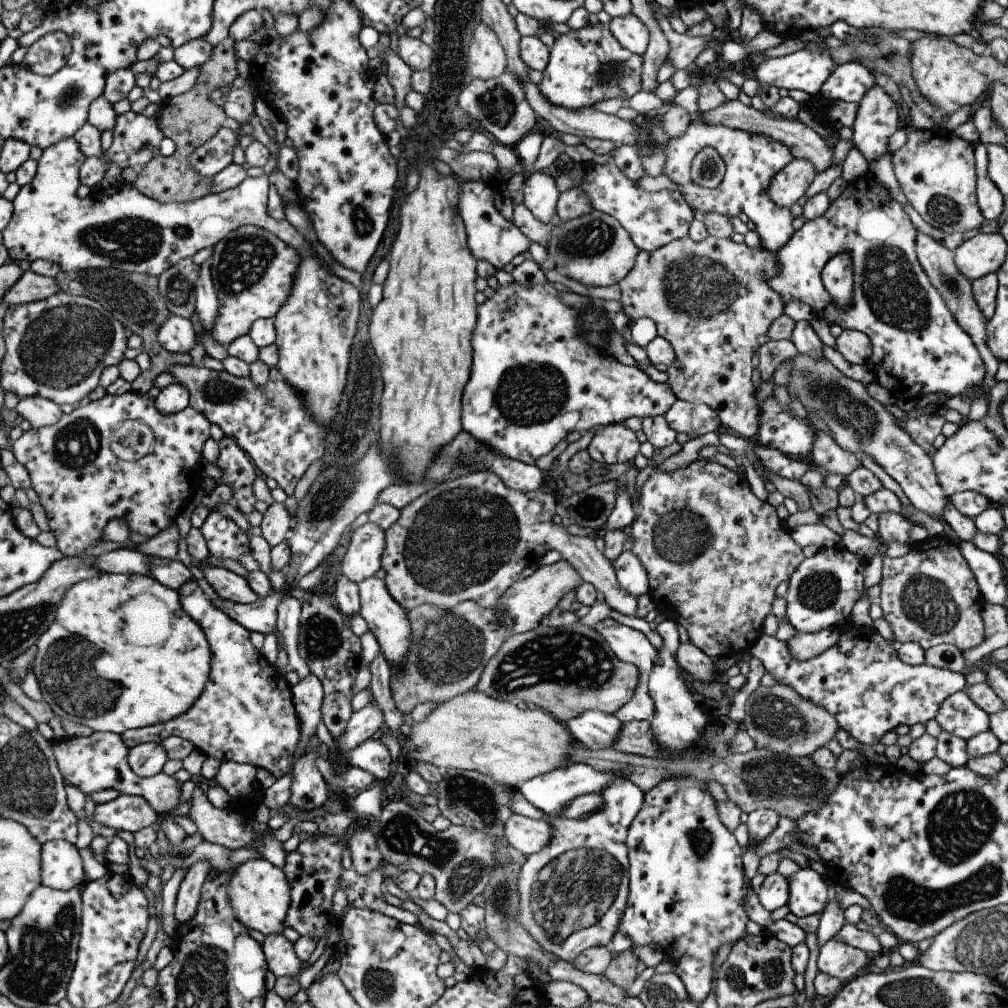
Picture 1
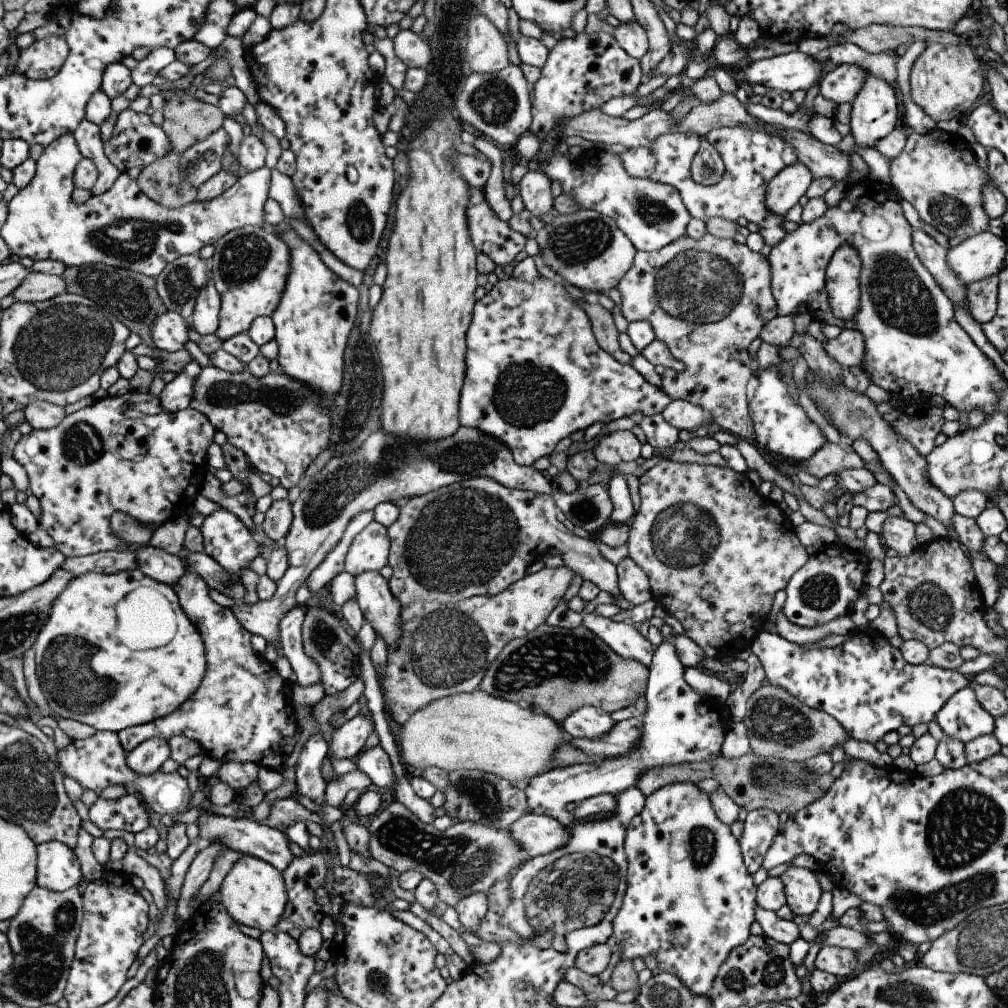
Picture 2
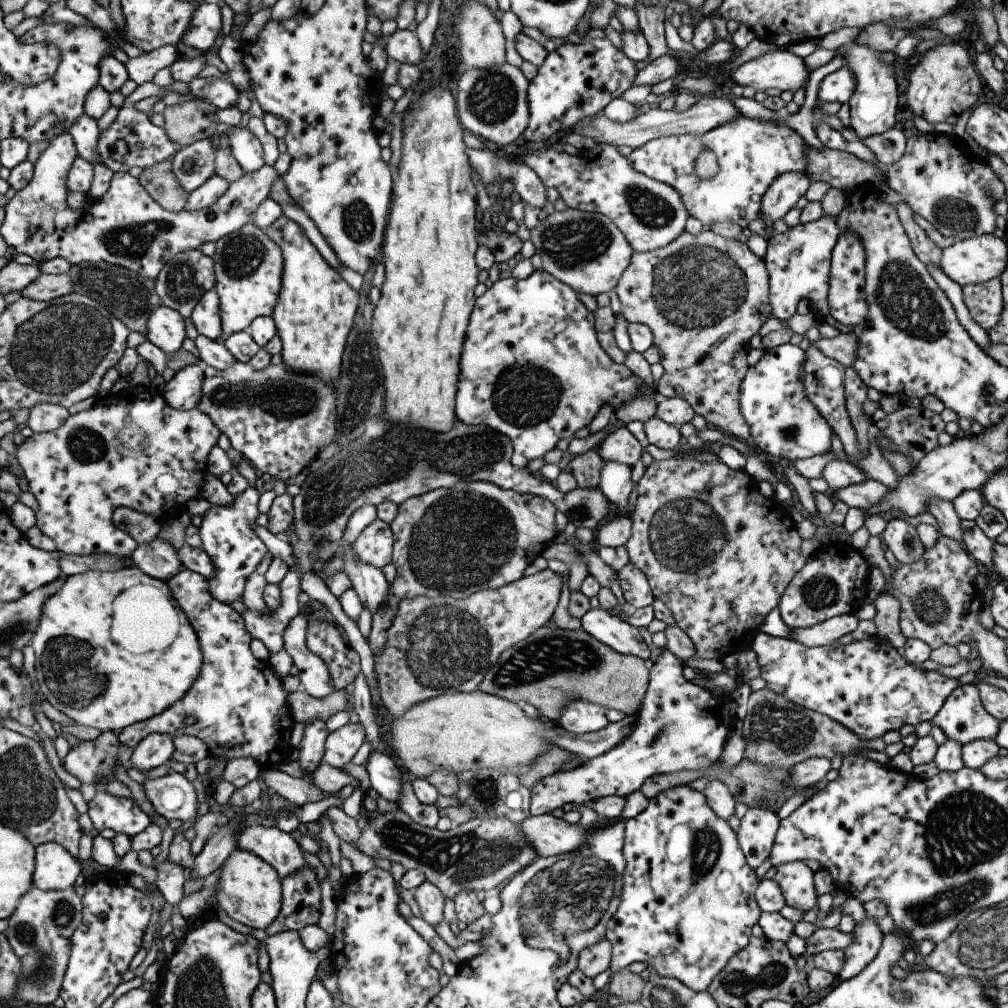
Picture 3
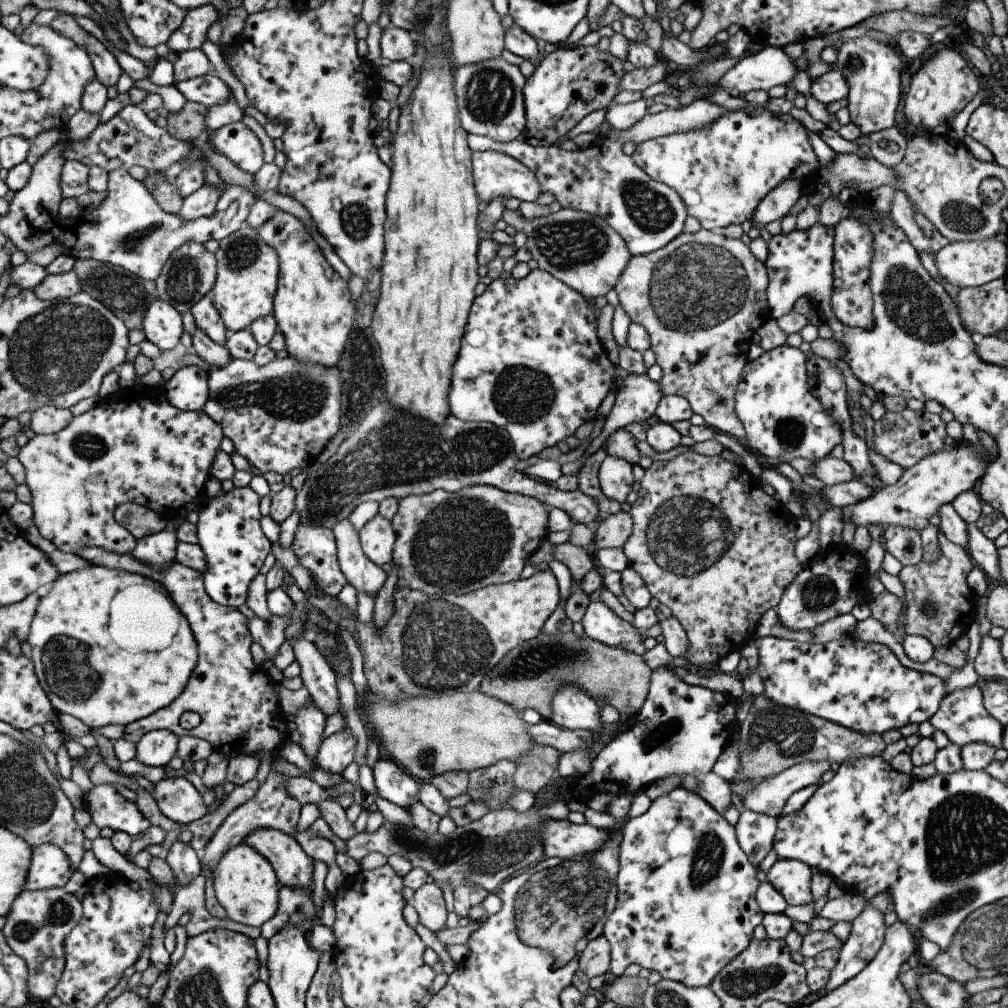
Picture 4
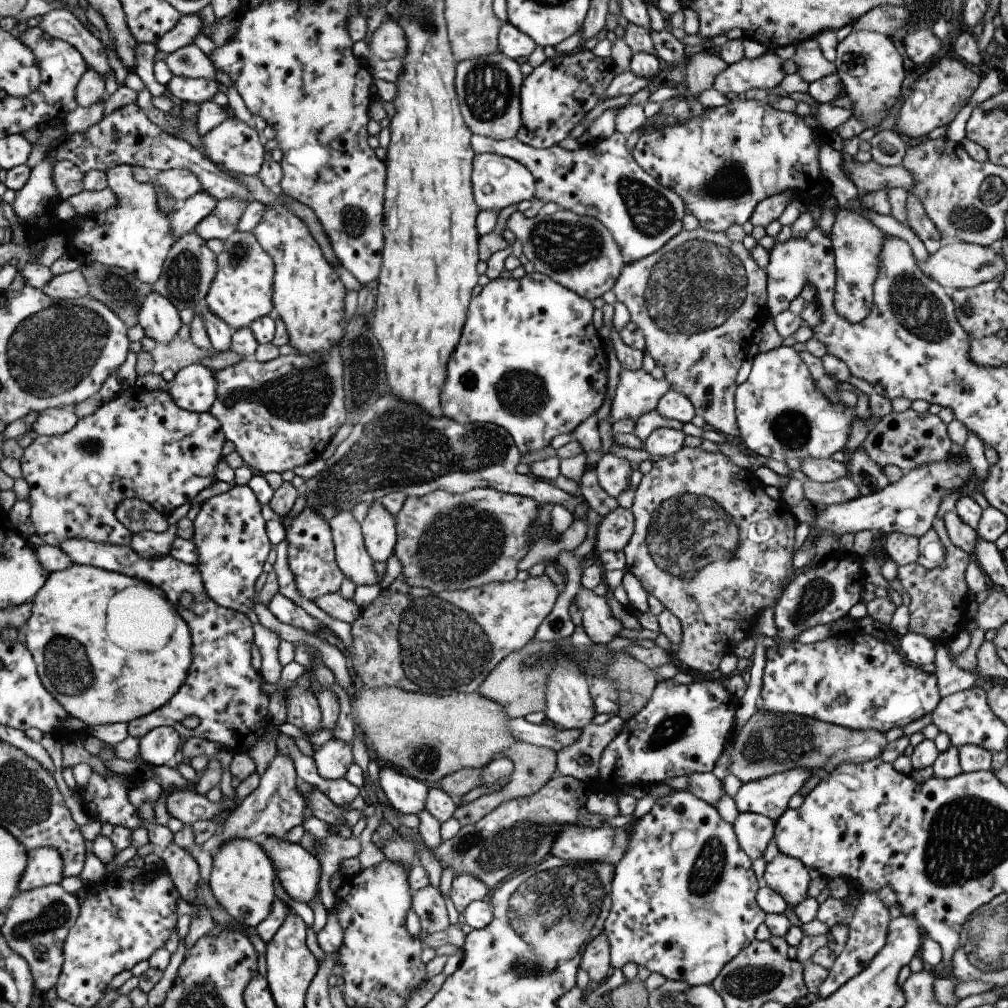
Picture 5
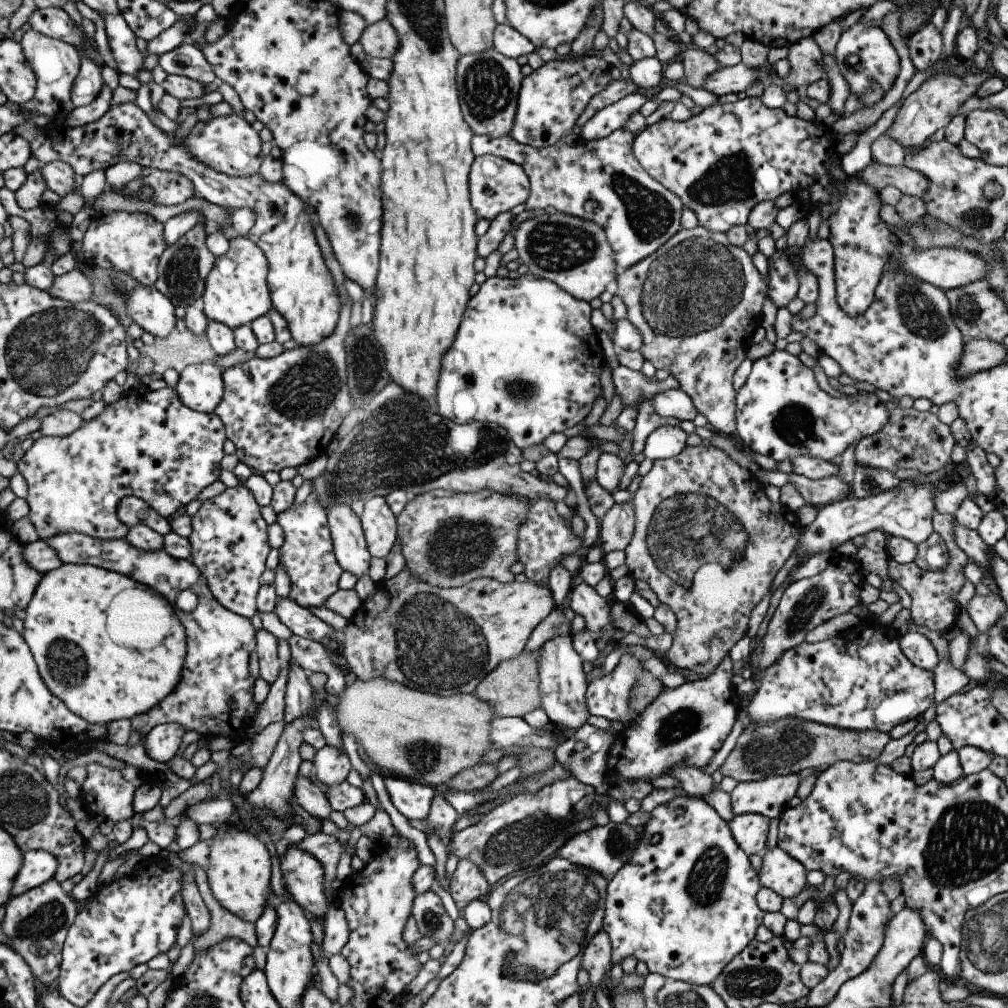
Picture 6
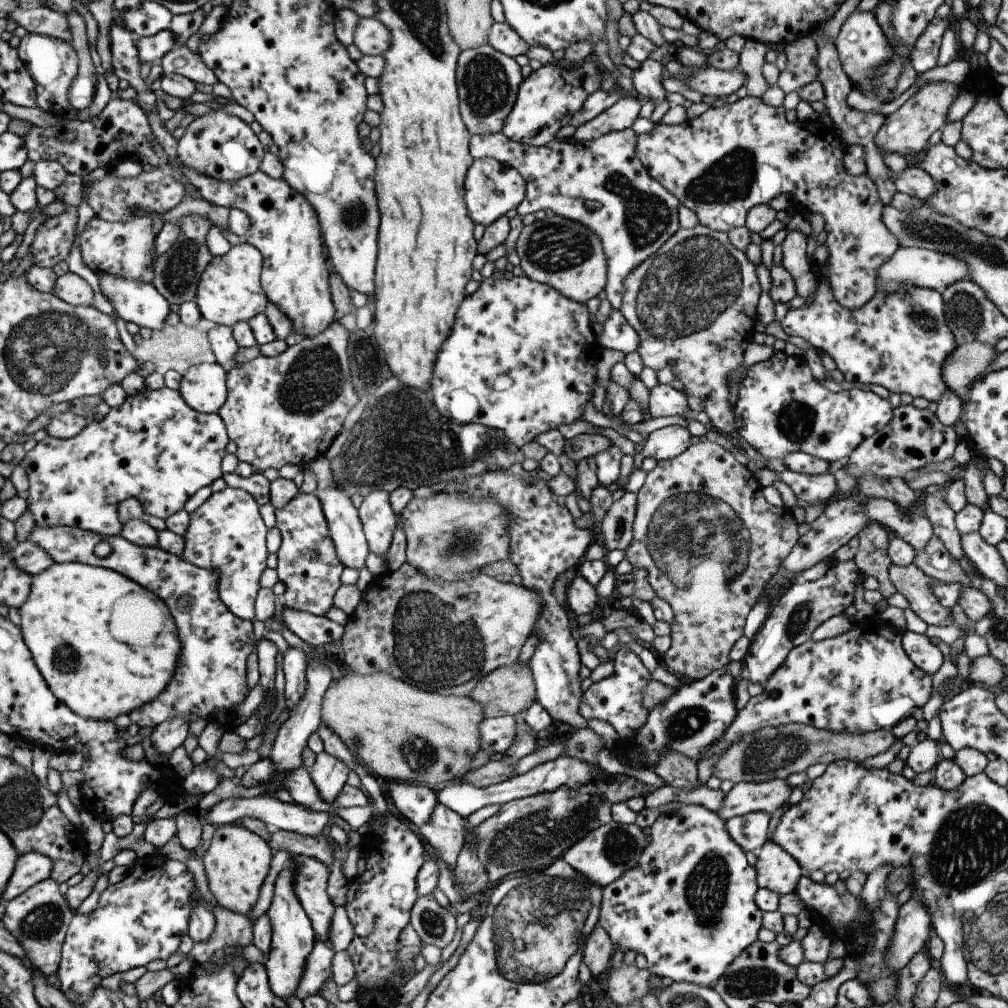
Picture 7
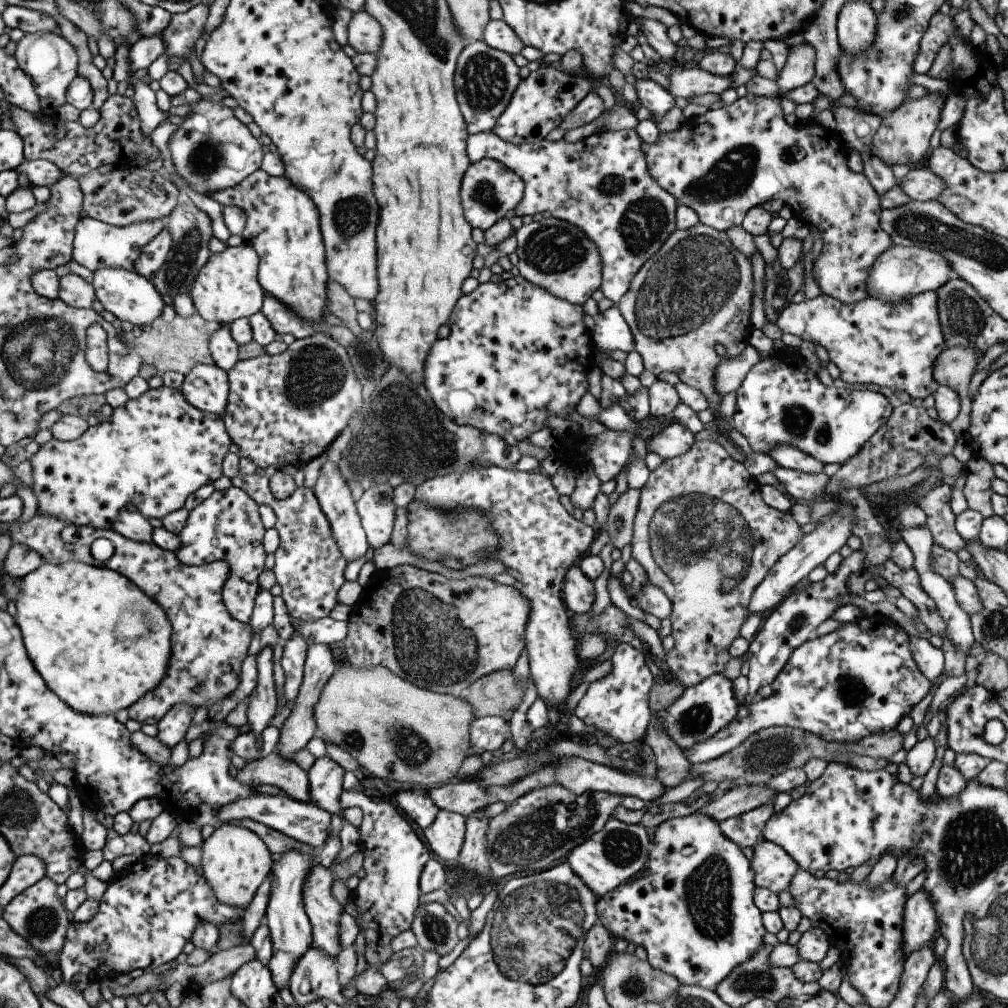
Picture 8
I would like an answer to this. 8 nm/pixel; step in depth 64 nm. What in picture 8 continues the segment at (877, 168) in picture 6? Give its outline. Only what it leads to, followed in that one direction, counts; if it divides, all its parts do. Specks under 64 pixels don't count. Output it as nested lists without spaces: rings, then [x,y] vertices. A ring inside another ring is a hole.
[[[928,167],[909,169],[906,178],[897,183],[915,201],[938,201],[938,196],[946,188],[944,180],[930,172]]]

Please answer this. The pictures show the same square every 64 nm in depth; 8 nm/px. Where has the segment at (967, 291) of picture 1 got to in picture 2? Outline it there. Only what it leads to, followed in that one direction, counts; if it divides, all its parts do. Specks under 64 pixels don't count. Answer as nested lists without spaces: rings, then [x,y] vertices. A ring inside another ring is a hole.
[[[912,229],[913,246],[920,262],[930,272],[930,276],[934,278],[936,284],[942,288],[942,292],[950,298],[954,308],[957,305],[963,307],[968,314],[968,296],[966,296],[966,285],[958,276],[956,272],[948,266],[948,249],[940,246],[934,238],[931,238],[926,232],[922,230]]]

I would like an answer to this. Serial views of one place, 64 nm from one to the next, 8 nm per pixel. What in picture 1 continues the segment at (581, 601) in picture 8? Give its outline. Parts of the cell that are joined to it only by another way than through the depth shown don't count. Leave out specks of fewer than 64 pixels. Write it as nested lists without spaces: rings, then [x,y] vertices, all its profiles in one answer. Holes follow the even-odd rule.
[[[600,621],[599,624],[594,626],[594,629],[604,636],[606,642],[608,642],[610,648],[613,650],[613,653],[620,660],[634,664],[634,666],[638,666],[638,686],[635,690],[634,696],[630,699],[630,702],[622,706],[622,708],[613,715],[622,723],[650,720],[650,718],[652,718],[652,714],[654,714],[654,702],[652,702],[652,698],[650,698],[650,694],[648,692],[648,681],[650,680],[650,672],[652,672],[654,664],[656,664],[656,660],[658,660],[659,650],[652,646],[652,643],[648,641],[646,635],[641,631],[637,631],[634,628],[630,628],[622,624],[611,622],[609,626],[606,626],[605,623],[606,621]]]

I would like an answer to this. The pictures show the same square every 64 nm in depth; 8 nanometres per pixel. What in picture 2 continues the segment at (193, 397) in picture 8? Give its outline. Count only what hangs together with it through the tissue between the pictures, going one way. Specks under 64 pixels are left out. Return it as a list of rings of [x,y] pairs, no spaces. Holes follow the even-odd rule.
[[[194,359],[171,382],[166,383],[159,395],[162,408],[170,412],[178,412],[190,407],[190,402],[192,402],[194,396],[194,382],[196,382],[196,376],[200,372],[201,366]]]

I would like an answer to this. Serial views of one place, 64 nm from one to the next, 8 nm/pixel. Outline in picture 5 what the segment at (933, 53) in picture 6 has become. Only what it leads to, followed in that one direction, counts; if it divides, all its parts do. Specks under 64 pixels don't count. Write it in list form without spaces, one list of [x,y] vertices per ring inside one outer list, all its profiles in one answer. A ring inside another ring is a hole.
[[[931,30],[908,32],[904,36],[902,44],[907,56],[916,66],[922,66],[930,60],[935,62],[934,56],[940,52],[940,48],[944,45]]]

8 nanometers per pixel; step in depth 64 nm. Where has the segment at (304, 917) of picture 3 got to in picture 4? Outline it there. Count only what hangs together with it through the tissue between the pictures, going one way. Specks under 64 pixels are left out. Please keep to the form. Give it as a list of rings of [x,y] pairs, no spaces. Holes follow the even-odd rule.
[[[281,886],[278,895],[278,910],[276,914],[260,926],[261,936],[266,940],[280,932],[286,924],[299,924],[303,929],[306,920],[314,921],[316,910],[314,910],[314,898],[312,898],[312,887],[308,890],[298,890],[290,886]]]

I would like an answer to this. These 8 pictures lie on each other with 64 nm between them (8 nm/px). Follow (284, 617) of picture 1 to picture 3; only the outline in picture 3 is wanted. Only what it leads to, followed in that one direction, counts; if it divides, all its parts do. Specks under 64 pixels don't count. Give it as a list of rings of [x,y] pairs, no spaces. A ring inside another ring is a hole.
[[[301,611],[290,620],[290,624],[286,626],[286,630],[282,634],[283,648],[299,671],[301,689],[310,696],[324,698],[335,690],[330,682],[330,674],[328,674],[324,660],[318,658],[316,654],[312,654],[306,646],[306,616],[307,614]]]

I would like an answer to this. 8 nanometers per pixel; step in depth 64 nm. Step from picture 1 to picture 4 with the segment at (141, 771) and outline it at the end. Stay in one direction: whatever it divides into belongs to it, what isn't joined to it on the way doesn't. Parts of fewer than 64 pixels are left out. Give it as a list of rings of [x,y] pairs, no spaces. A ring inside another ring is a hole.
[[[166,729],[155,730],[145,734],[137,744],[134,760],[145,766],[168,767],[168,762],[176,755],[178,738]]]

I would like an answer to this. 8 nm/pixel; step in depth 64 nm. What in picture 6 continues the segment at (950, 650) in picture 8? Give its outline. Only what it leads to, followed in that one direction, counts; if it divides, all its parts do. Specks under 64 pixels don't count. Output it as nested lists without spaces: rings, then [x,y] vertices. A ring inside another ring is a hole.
[[[934,510],[932,514],[932,529],[937,532],[946,544],[948,549],[948,566],[942,572],[932,572],[919,569],[913,563],[900,564],[895,560],[889,561],[889,575],[896,584],[902,586],[902,590],[906,590],[906,594],[910,595],[913,603],[910,606],[911,620],[916,626],[925,626],[938,632],[938,630],[946,630],[954,624],[954,602],[952,602],[952,594],[958,594],[966,583],[964,566],[968,564],[968,555],[955,546],[954,542],[954,522],[953,514],[940,514],[938,510]]]

